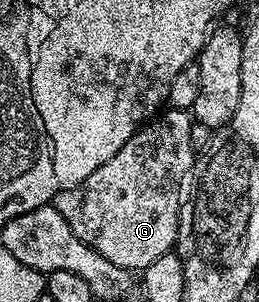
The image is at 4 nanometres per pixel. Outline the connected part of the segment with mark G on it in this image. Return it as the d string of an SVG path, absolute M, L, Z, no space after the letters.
M166 110L161 114L155 115L149 122L143 124L136 134L132 134L132 138L128 138L128 142L124 142L124 146L120 146L120 150L115 156L108 158L108 162L104 162L104 166L92 170L92 174L88 174L88 178L84 182L77 184L75 188L69 188L58 193L52 201L53 207L57 208L60 215L64 218L64 222L68 222L68 226L72 226L72 234L76 234L76 238L80 238L80 242L92 246L92 250L104 254L104 258L108 258L108 262L131 270L141 270L152 266L152 262L156 262L156 258L160 258L165 252L171 251L178 242L178 215L182 209L182 201L184 199L182 183L185 182L186 175L188 175L188 180L188 177L196 168L196 153L189 133L191 125L191 113L186 110Z

